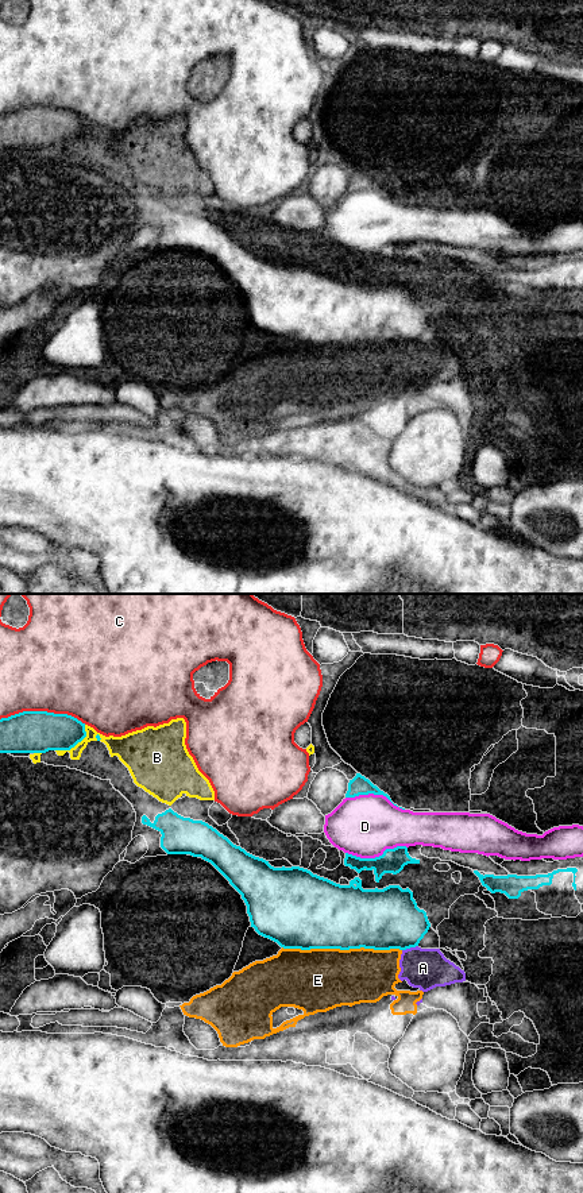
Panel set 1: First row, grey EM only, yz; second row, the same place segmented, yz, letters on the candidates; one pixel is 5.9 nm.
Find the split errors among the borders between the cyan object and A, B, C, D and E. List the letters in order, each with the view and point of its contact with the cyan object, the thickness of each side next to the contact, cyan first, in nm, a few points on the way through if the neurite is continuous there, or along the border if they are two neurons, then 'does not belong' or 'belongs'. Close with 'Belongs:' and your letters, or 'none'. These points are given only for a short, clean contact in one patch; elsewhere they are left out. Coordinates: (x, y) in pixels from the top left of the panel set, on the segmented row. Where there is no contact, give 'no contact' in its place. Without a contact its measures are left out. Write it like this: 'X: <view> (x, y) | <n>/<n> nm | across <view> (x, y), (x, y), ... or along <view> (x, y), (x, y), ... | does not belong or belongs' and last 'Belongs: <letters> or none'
A: yz (409, 948) | 360/240 nm | does not belong
B: yz (76, 744) | 260/110 nm | does not belong
C: yz (43, 711) | 260/500 nm | does not belong
D: yz (375, 857) | 140/360 nm | does not belong
E: yz (342, 949) | 420/380 nm | does not belong
Belongs: none

